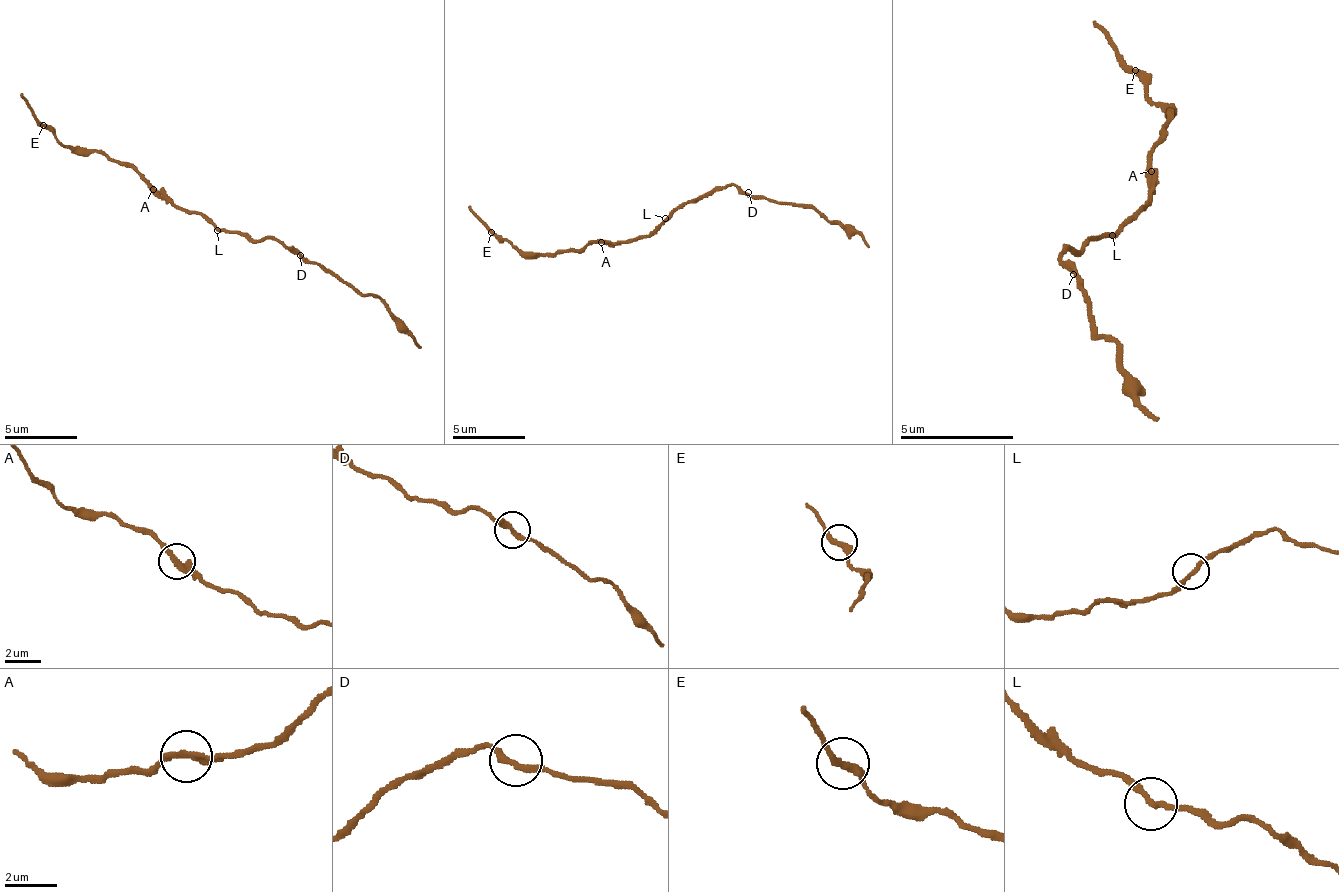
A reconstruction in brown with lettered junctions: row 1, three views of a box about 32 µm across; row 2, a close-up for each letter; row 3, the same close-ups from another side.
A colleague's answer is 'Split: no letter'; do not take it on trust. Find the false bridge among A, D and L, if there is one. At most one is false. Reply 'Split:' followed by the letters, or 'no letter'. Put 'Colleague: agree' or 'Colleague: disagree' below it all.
Split: A
Colleague: disagree

